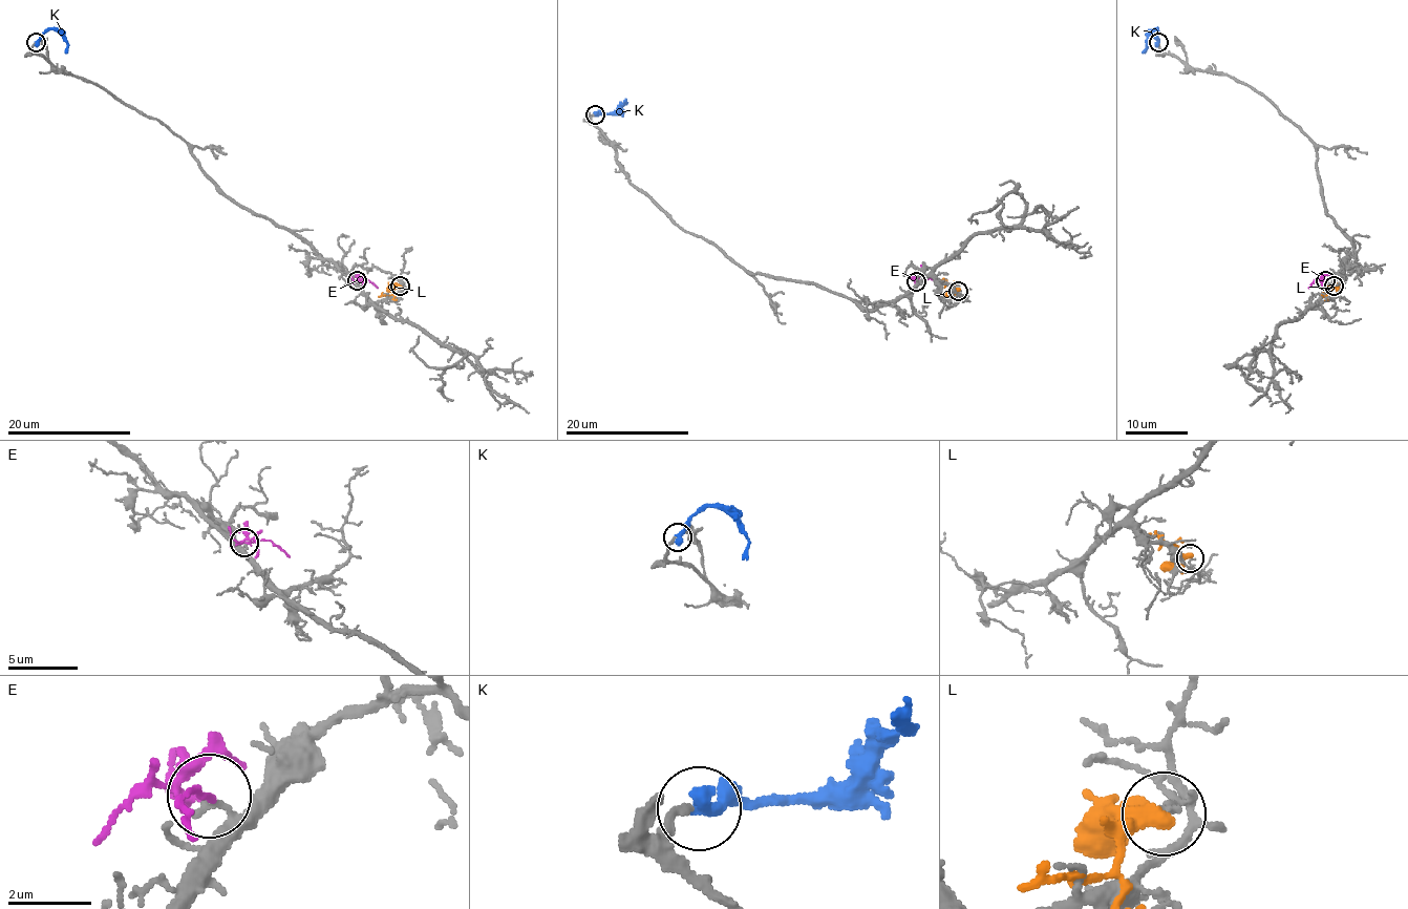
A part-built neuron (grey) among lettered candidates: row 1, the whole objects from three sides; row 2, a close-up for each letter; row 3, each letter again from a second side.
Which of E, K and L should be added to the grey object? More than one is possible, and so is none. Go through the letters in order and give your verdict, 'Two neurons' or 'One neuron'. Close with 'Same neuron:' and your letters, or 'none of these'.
E: Two neurons
K: One neuron
L: Two neurons
Same neuron: K

